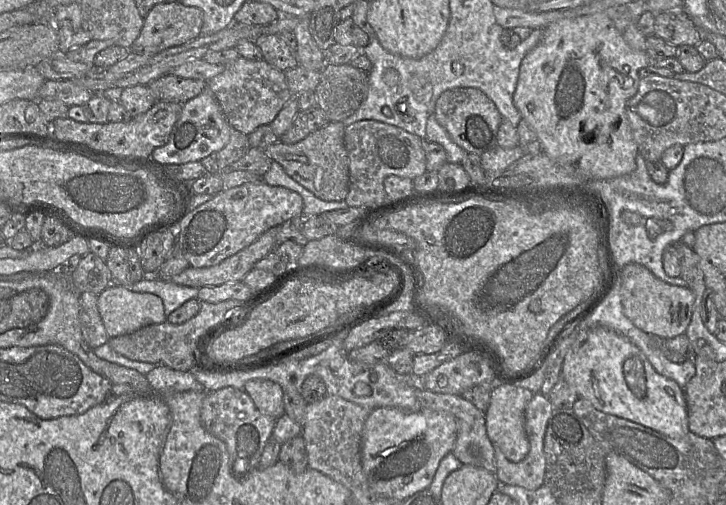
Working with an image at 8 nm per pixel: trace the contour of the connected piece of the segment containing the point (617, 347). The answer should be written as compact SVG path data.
M604 327L580 330L576 342L565 355L561 374L578 397L589 401L597 410L641 424L672 438L681 438L690 431L683 389L674 380L659 374L635 344L613 330Z

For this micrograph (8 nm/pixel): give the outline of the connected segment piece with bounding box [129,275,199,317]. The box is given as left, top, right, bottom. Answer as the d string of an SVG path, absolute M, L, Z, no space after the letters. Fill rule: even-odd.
M145 276L129 288L135 292L153 293L159 296L164 304L164 313L167 317L186 301L197 298L199 288L178 285L170 280L157 276Z

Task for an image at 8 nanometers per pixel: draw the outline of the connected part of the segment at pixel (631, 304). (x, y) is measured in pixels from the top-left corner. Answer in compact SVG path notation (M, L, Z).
M630 263L621 269L621 301L626 317L651 336L670 339L686 333L694 310L695 295L689 287L670 285L645 266Z

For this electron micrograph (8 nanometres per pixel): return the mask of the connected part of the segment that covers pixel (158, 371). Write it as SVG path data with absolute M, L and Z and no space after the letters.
M159 366L146 374L150 389L158 393L176 393L183 391L203 391L191 371L179 371L167 366Z

